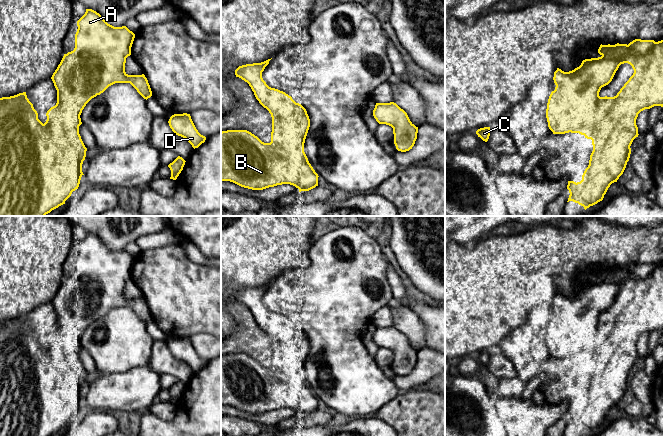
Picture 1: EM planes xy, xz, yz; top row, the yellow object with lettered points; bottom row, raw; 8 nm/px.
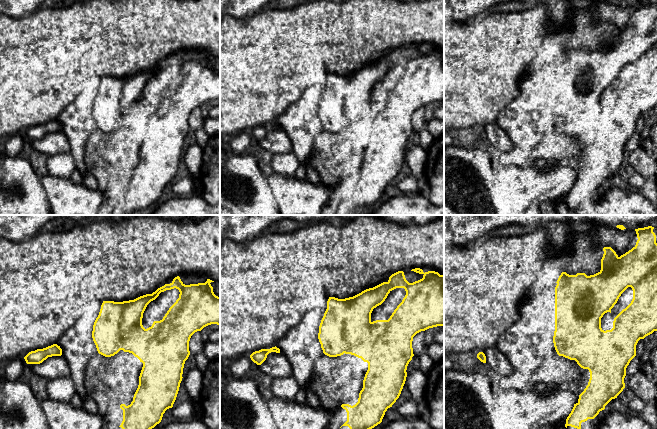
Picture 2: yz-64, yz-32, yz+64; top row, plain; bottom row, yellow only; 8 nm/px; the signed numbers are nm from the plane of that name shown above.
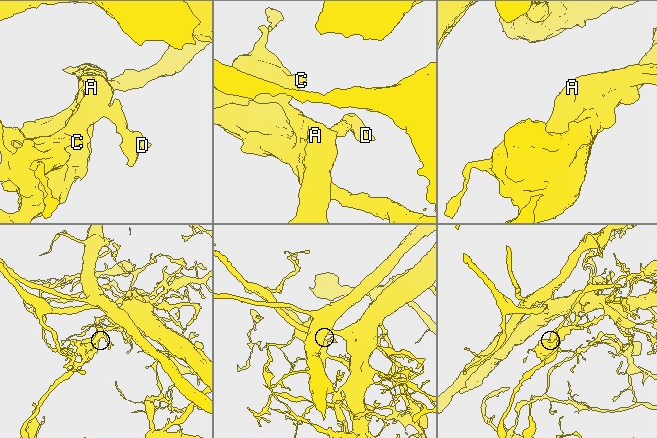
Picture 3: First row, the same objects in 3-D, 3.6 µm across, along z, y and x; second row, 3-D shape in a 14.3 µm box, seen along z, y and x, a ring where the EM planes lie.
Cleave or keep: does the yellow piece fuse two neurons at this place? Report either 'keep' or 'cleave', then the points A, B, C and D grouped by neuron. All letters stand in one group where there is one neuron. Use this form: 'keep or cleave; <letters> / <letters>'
cleave; A C D / B

